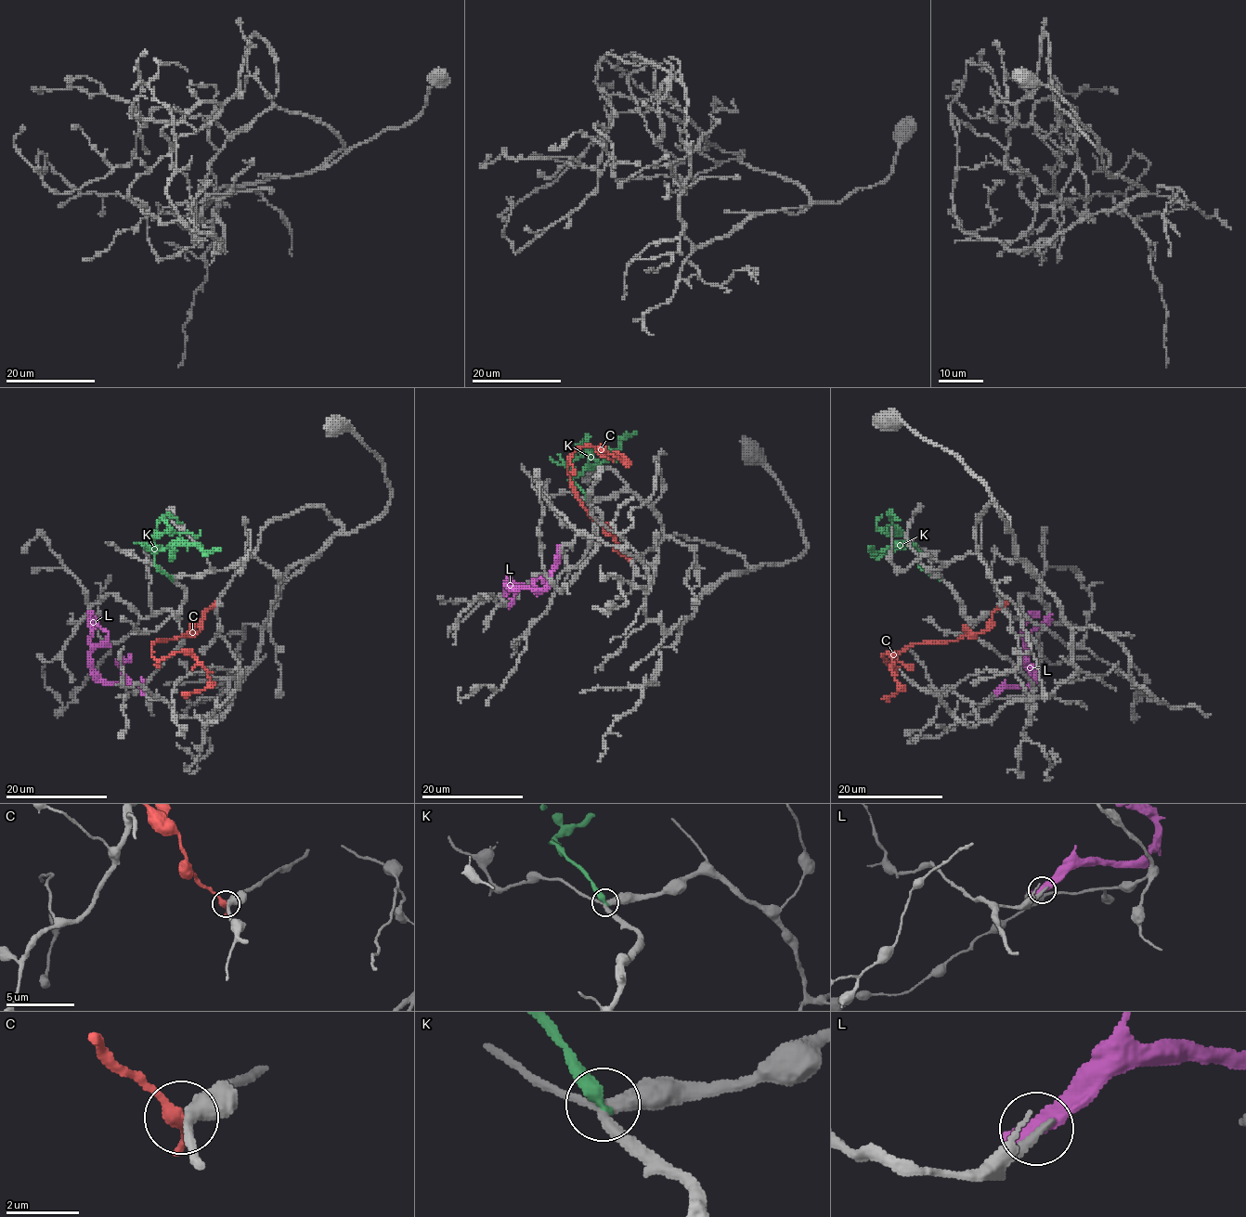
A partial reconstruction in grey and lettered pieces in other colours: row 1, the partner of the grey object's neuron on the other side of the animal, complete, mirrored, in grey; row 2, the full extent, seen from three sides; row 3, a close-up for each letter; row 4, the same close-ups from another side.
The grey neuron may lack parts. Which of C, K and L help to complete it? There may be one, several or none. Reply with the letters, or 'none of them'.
none of them

